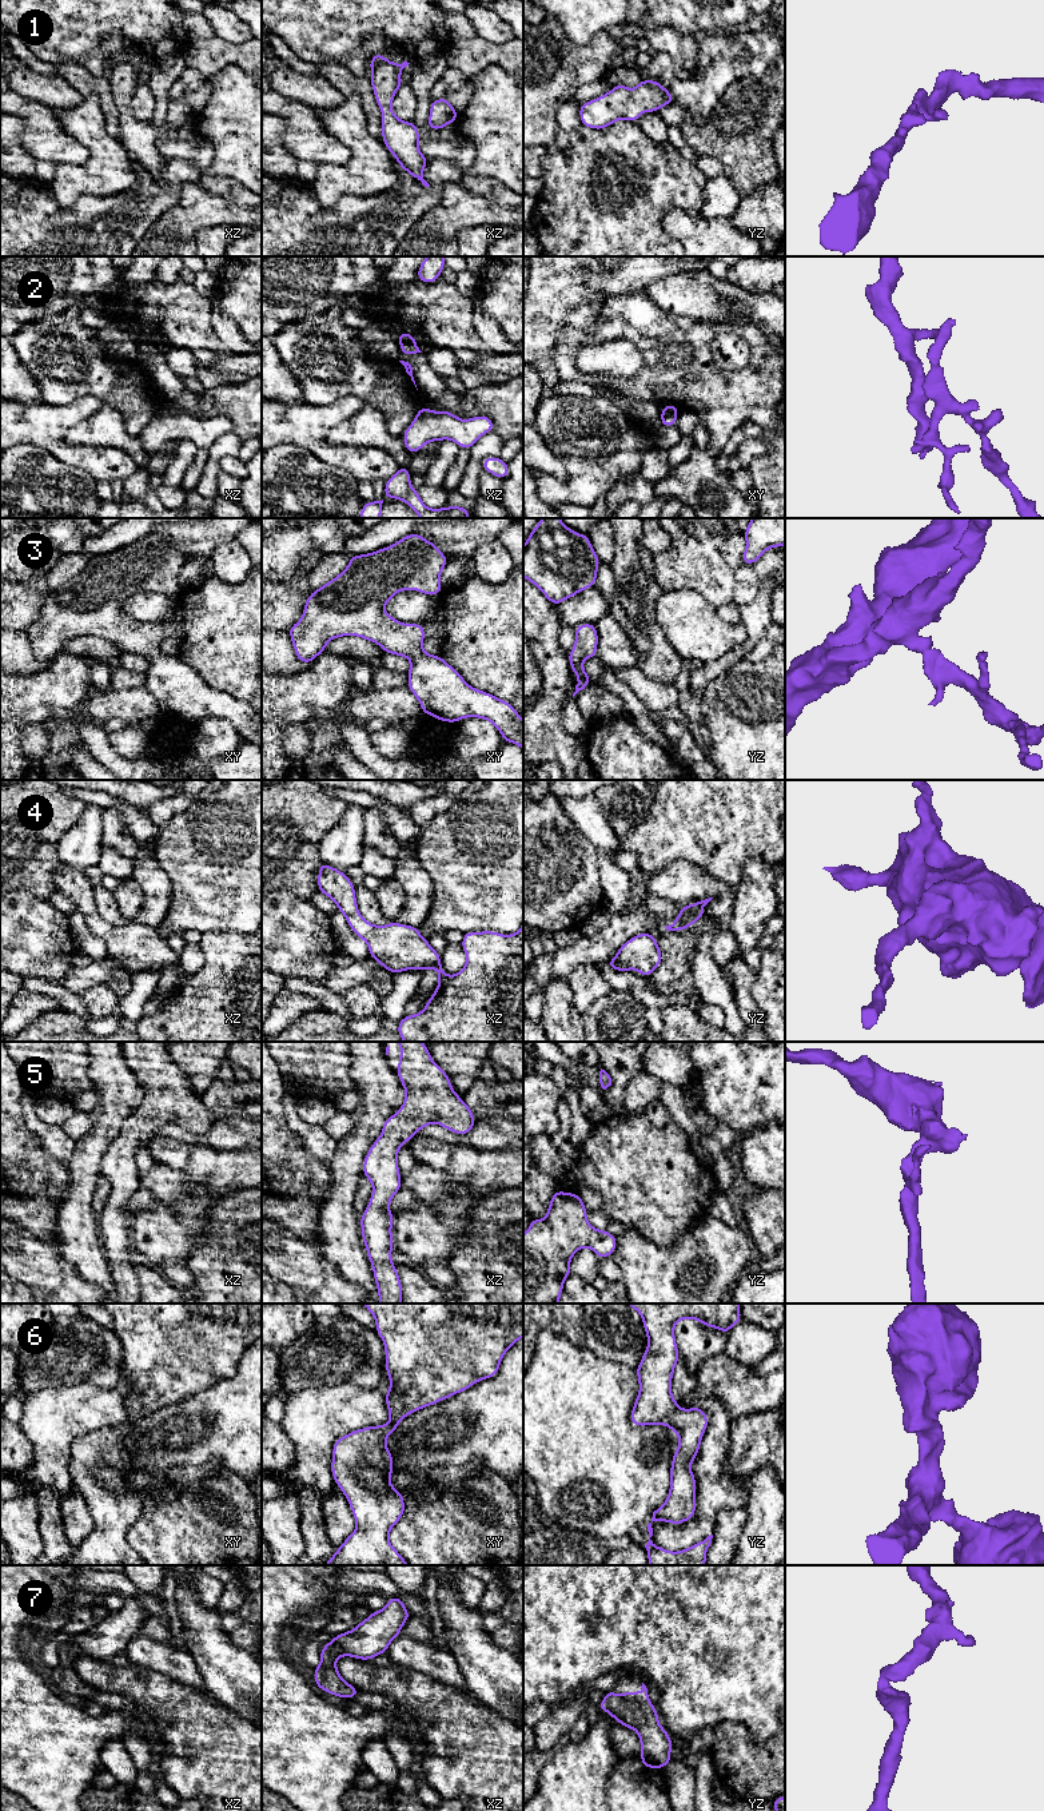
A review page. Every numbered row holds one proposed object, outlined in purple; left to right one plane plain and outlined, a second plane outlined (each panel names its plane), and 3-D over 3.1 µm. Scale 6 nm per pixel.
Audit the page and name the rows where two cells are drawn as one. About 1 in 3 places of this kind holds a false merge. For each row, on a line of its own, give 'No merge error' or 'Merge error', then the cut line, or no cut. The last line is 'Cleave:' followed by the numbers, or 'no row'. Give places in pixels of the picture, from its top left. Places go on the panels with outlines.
1: No merge error. No split
2: Merge error. Split along xz (415, 342), (401, 345)
3: No merge error. No split
4: No merge error. No split
5: No merge error. No split
6: No merge error. No split
7: No merge error. No split
Cleave: 2

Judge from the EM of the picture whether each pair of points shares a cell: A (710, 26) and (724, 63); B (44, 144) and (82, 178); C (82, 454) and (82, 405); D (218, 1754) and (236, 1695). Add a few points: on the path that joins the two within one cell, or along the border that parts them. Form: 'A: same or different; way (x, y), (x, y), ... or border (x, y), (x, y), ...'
A: different; border (741, 27), (733, 31), (694, 34)
B: different; border (66, 131), (87, 148), (88, 159), (83, 164)
C: same; way (67, 452), (56, 441), (56, 430), (67, 420)
D: different; border (207, 1691), (223, 1706), (247, 1720)

